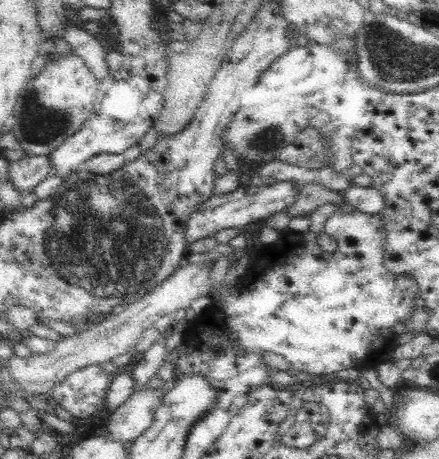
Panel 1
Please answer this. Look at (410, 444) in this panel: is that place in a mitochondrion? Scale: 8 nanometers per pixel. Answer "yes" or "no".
no

